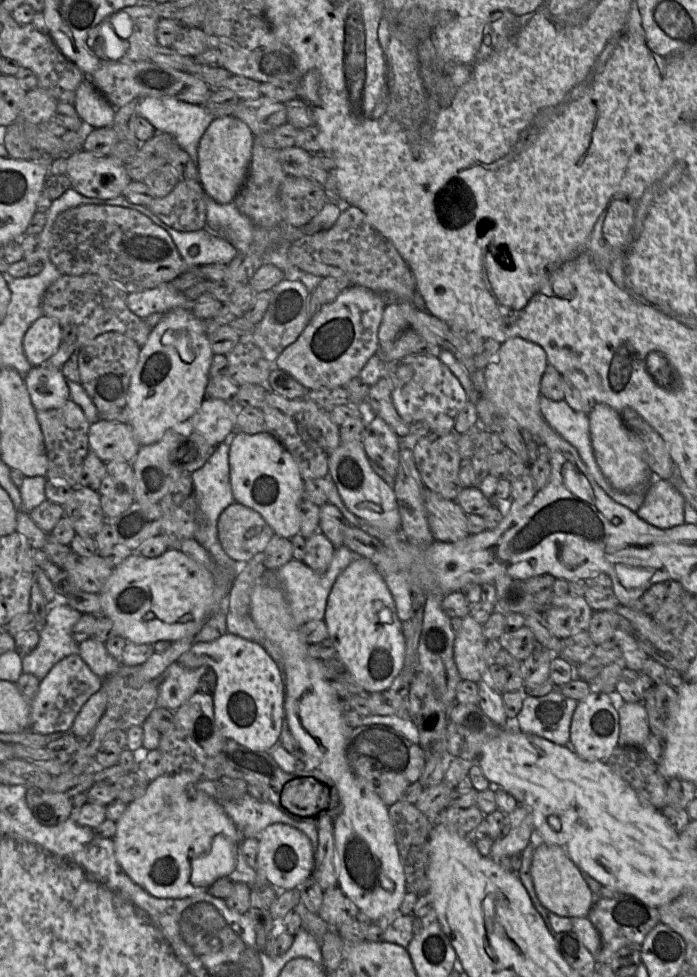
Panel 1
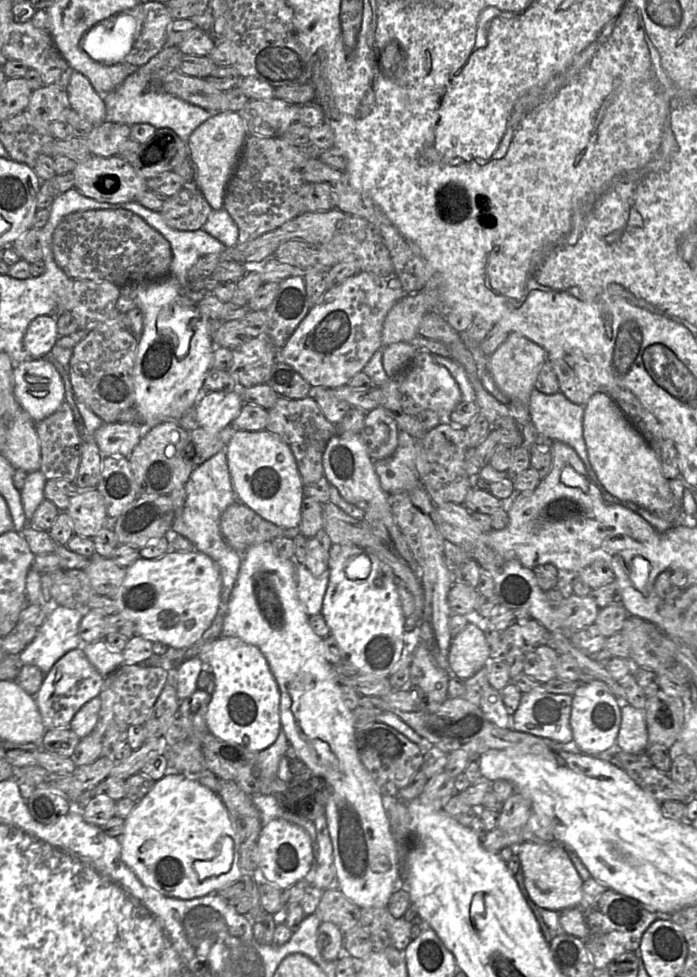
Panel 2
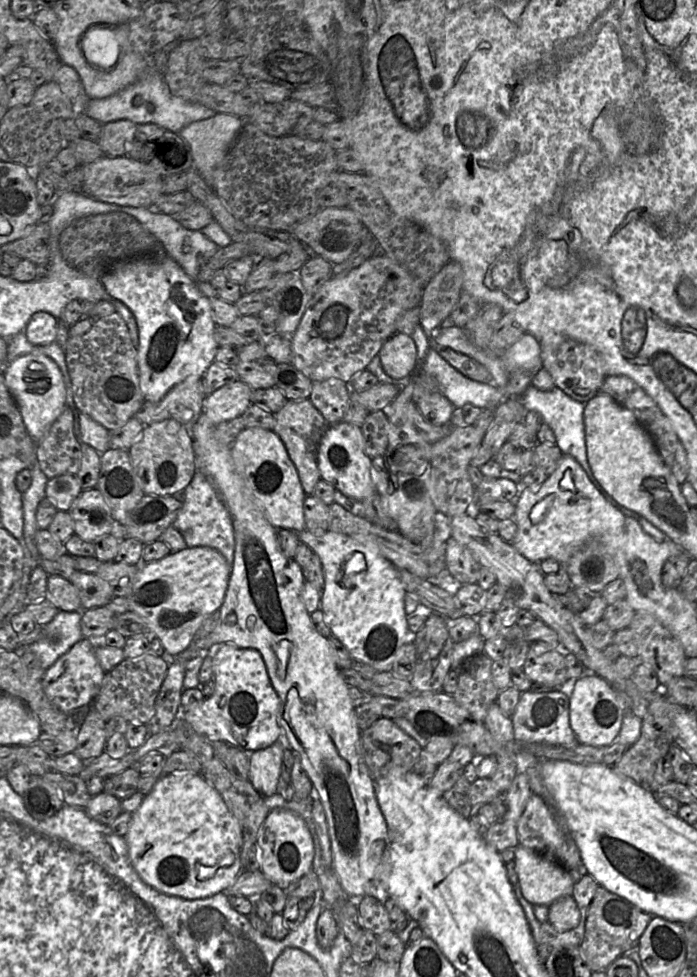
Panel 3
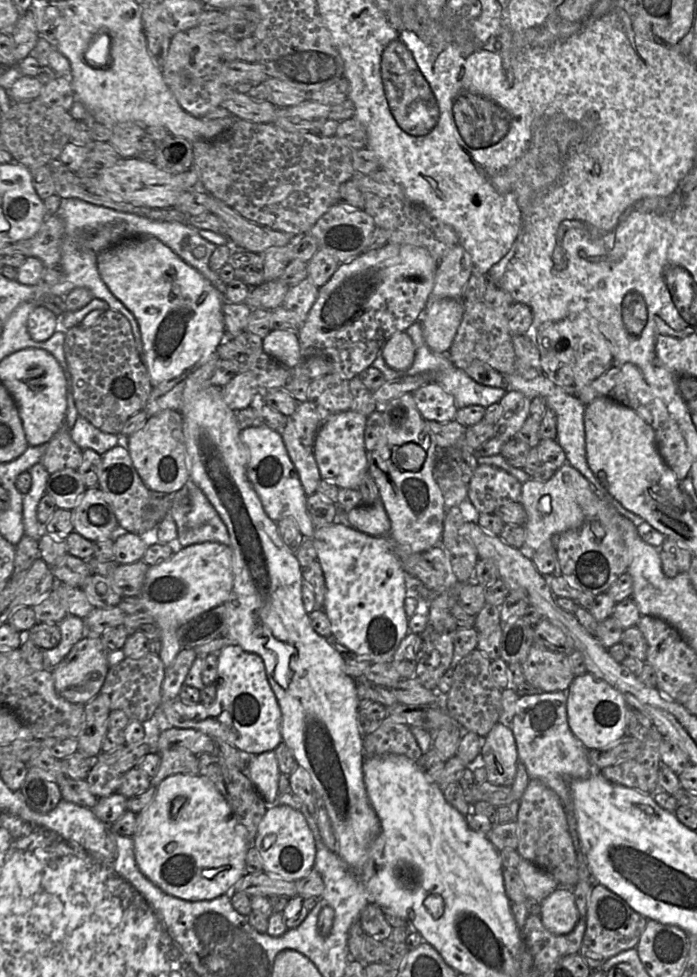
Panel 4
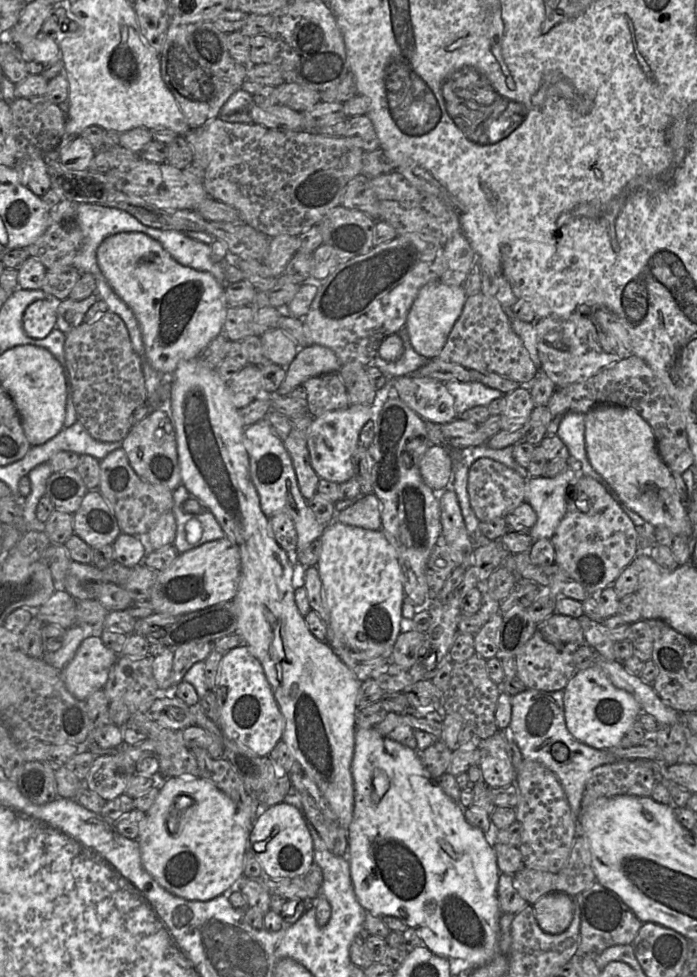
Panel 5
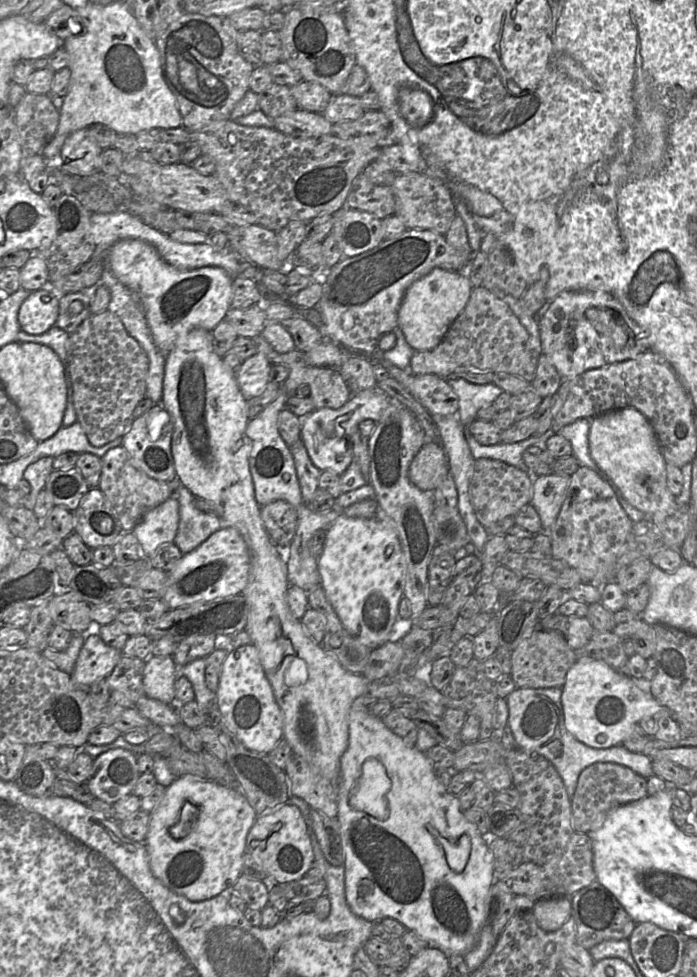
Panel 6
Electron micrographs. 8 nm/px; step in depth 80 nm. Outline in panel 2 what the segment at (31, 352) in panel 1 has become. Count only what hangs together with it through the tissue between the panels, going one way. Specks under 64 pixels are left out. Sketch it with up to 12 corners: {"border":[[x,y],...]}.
{"border":[[40,315],[23,344],[31,358],[45,358],[58,338],[56,316]]}

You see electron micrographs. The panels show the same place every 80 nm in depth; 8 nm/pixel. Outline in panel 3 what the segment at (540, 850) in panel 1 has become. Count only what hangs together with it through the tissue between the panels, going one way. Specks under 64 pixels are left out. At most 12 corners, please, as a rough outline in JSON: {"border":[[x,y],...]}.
{"border":[[520,844],[514,861],[533,905],[572,896],[575,882],[556,861]]}

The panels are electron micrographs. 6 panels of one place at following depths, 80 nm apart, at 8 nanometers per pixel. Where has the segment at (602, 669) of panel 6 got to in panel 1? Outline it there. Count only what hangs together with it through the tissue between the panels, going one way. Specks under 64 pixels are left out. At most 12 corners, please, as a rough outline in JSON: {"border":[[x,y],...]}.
{"border":[[608,694],[577,702],[570,741],[606,762],[618,746],[619,712]]}

